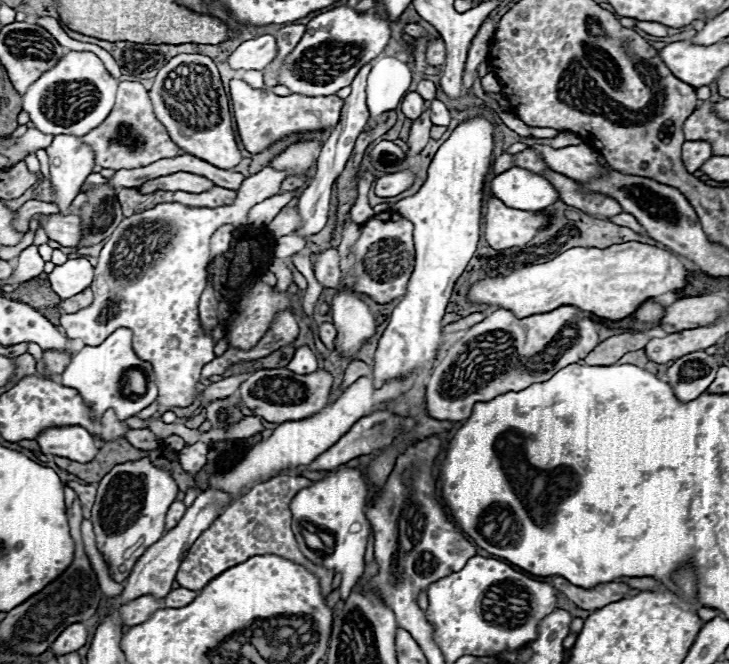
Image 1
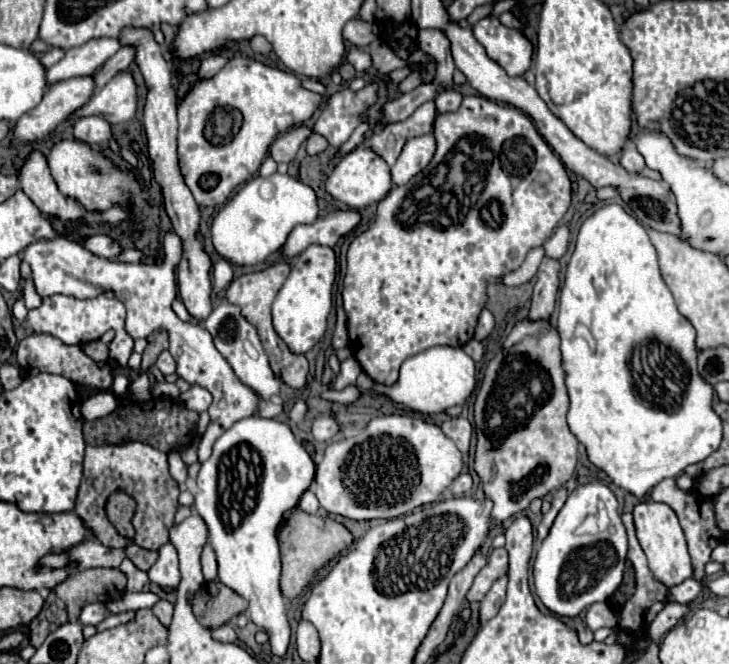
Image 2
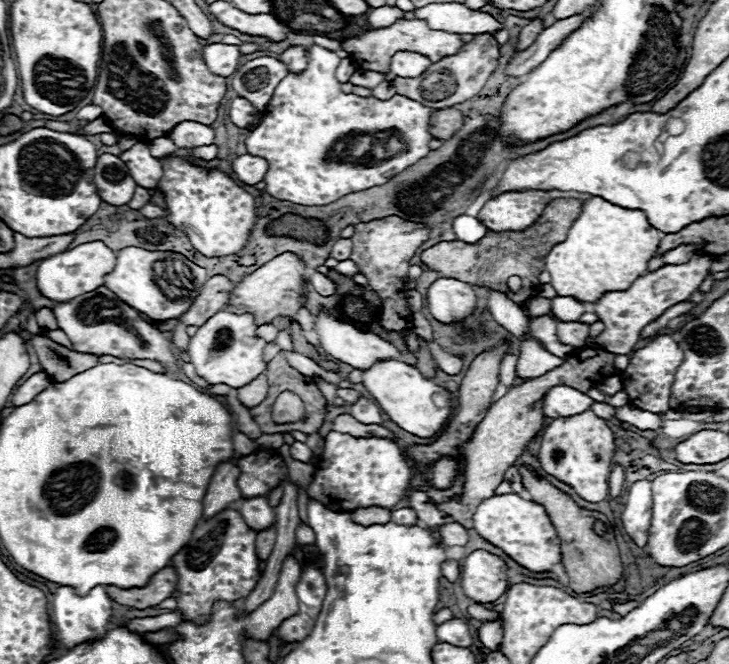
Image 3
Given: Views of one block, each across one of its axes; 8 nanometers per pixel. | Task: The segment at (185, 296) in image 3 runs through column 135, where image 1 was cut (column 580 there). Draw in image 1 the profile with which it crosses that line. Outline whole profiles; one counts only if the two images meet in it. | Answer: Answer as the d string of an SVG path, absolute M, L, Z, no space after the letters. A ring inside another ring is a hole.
M642 242L612 244L608 248L578 246L562 252L550 262L524 266L508 276L484 278L470 288L468 300L496 304L514 312L518 318L572 304L600 318L622 320L630 316L644 300L682 290L688 274L690 270L676 254L658 246Z

